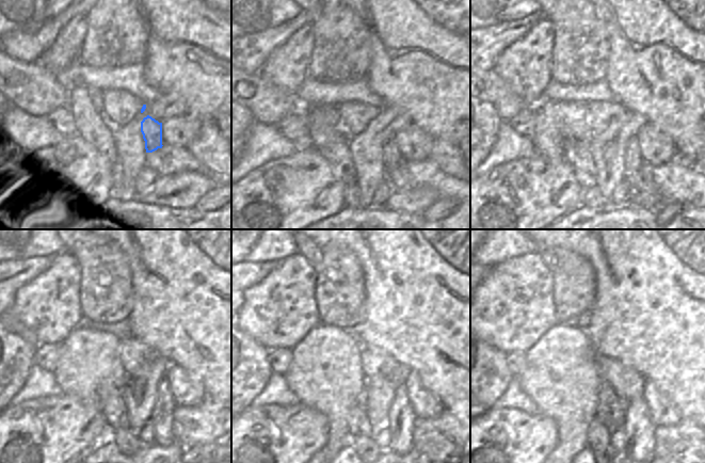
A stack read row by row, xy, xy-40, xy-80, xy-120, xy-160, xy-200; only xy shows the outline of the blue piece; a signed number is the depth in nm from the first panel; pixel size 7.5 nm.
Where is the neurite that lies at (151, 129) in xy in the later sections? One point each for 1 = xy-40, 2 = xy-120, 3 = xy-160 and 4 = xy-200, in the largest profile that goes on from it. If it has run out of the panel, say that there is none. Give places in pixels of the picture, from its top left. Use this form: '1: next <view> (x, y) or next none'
1: next xy-40 (393, 158)
2: next xy-120 (161, 419)
3: next xy-160 (400, 420)
4: next xy-200 (640, 430)

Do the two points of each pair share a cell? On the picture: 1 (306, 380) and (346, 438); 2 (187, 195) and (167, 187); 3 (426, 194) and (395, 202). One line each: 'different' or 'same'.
1: same
2: same
3: same

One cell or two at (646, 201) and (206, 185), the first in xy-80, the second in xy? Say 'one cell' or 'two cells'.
one cell

